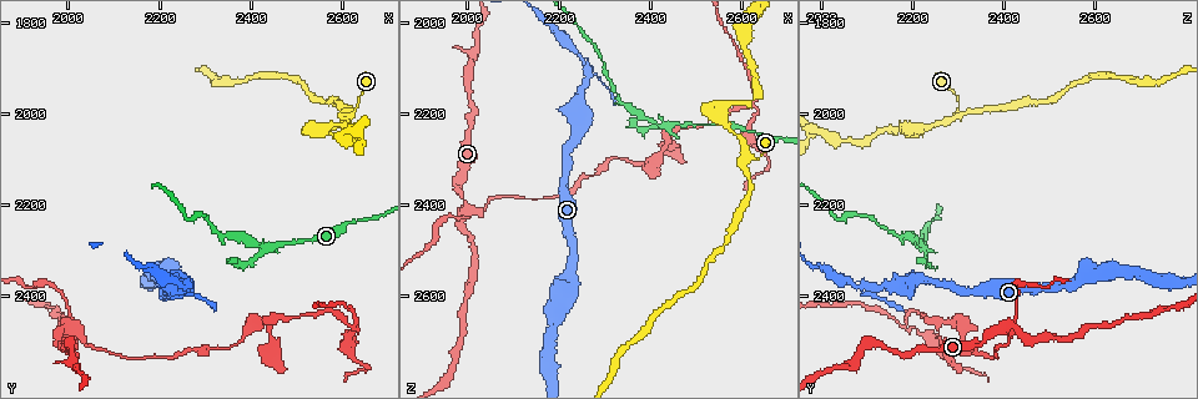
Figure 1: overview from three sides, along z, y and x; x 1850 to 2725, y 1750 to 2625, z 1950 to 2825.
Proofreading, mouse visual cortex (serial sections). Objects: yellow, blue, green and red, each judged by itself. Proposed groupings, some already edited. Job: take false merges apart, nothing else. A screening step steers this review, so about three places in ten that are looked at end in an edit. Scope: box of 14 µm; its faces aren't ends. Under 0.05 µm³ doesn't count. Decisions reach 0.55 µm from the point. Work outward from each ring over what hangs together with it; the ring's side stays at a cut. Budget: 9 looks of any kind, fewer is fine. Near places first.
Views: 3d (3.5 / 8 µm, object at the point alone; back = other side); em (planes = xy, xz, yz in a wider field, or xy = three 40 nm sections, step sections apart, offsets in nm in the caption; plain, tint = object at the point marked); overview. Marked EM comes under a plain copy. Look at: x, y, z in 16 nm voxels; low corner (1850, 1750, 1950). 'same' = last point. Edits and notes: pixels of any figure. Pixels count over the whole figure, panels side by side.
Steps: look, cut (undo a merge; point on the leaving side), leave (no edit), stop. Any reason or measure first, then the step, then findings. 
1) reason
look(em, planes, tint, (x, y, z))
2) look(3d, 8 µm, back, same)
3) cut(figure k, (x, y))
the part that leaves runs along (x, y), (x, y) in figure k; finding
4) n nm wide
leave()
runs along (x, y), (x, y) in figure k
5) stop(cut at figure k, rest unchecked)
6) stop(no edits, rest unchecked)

side arm on a straight run
look(3d, 3.5 µm, (2615, 2005, 2305))

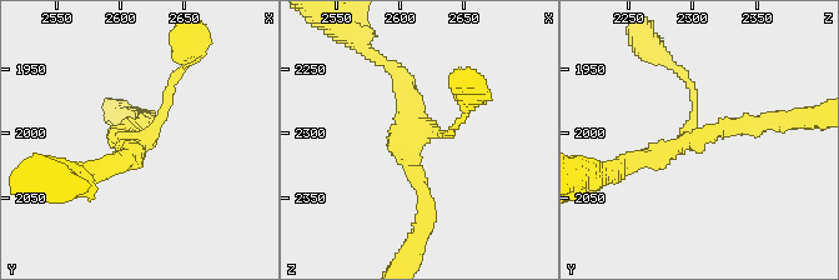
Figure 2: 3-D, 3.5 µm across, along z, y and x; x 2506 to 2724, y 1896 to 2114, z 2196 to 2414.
3 arms; arms of 100, 200, 200 nm
look(em, xy, step 2, tint, (2614, 2006, 2298))

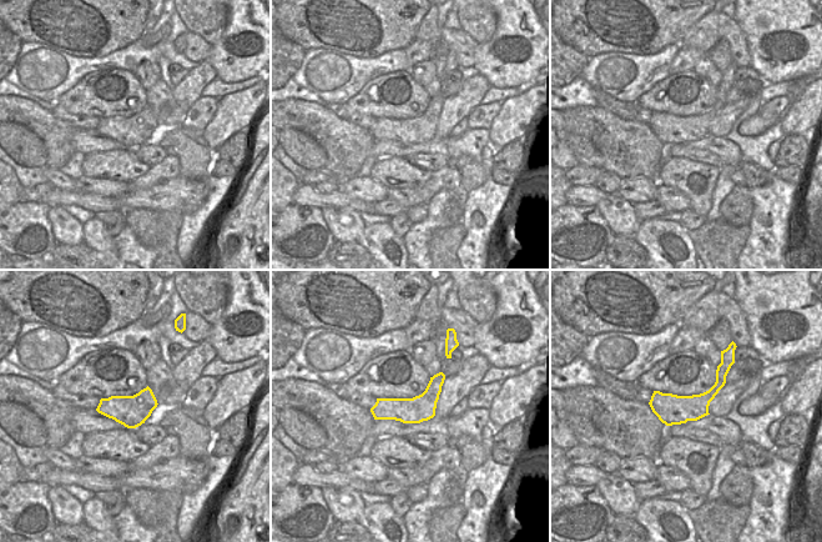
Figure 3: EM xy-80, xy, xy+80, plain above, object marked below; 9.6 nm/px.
leave()
runs along (180, 73), (156, 126), (103, 164) in figure 2; continuous, no second cell

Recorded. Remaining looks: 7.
sharp bend
look(3d, 3.5 µm, (2005, 2470, 2410))

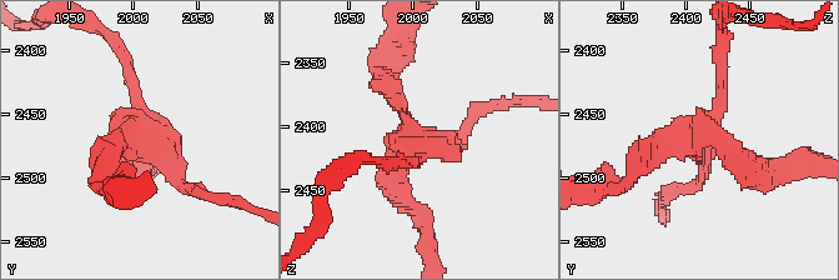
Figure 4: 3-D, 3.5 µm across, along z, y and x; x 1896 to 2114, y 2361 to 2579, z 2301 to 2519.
4 arms; arms of 150, 150, 250, 250 nm; need the tissue
look(em, xy, step 5, tint, (2002, 2470, 2410))

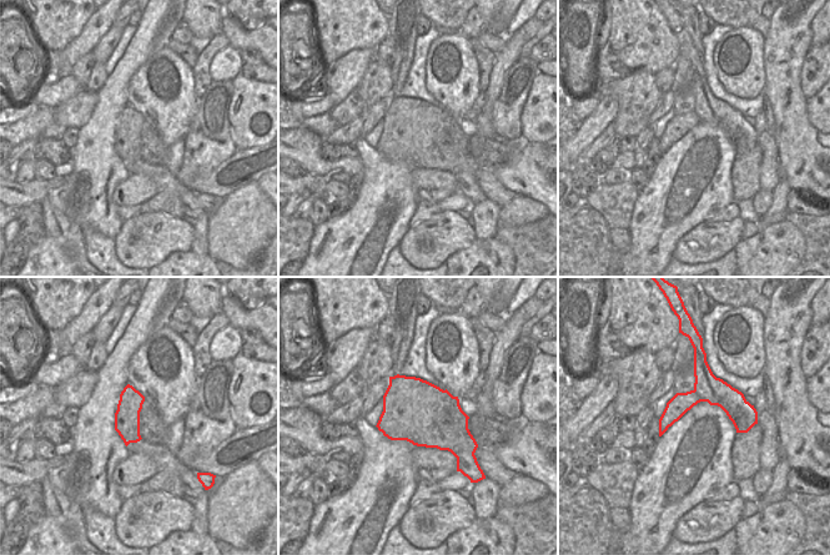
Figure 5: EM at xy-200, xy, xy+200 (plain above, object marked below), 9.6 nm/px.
600 nm wide
cut(figure 4, (179, 181))
the part that leaves runs along (142, 138), (185, 188), (220, 199) in figure 4; two cells meet here

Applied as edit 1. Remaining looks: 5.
look(overview)

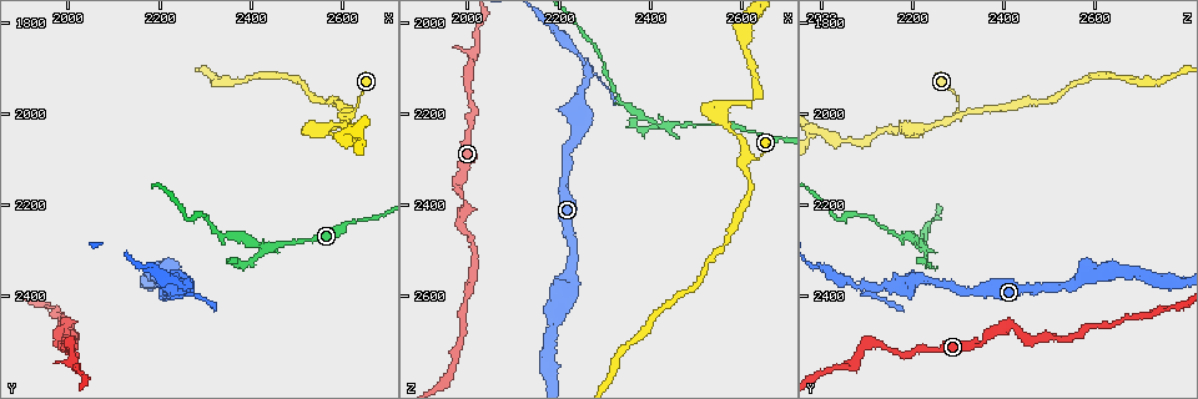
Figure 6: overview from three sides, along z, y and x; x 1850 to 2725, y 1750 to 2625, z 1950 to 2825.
branch point
look(3d, 3.5 µm, (2220, 2360, 2570))

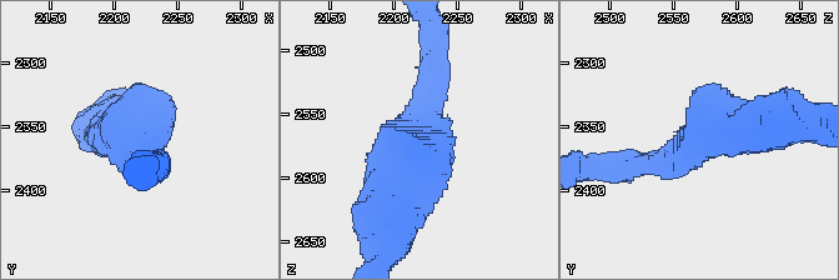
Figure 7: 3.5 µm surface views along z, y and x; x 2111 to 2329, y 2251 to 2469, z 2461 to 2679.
now the EM
look(em, xy, step 5, tint, (2214, 2364, 2572))

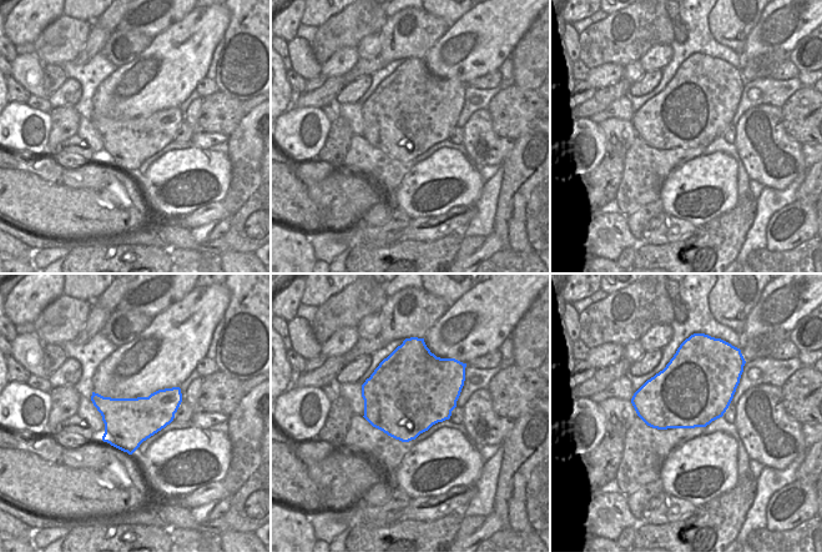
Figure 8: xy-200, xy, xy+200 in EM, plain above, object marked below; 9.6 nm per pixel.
800 nm wide
leave()
runs along (652, 163), (713, 129), (799, 121) in figure 7; all the same cell

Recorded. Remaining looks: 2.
arms part here
look(3d, 8 µm, (2430, 2290, 2225))

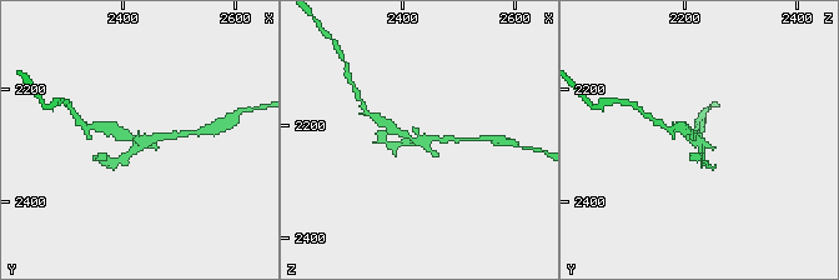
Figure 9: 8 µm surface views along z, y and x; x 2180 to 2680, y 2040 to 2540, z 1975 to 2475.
look(em, xy, step 3, tint, (2435, 2295, 2220))

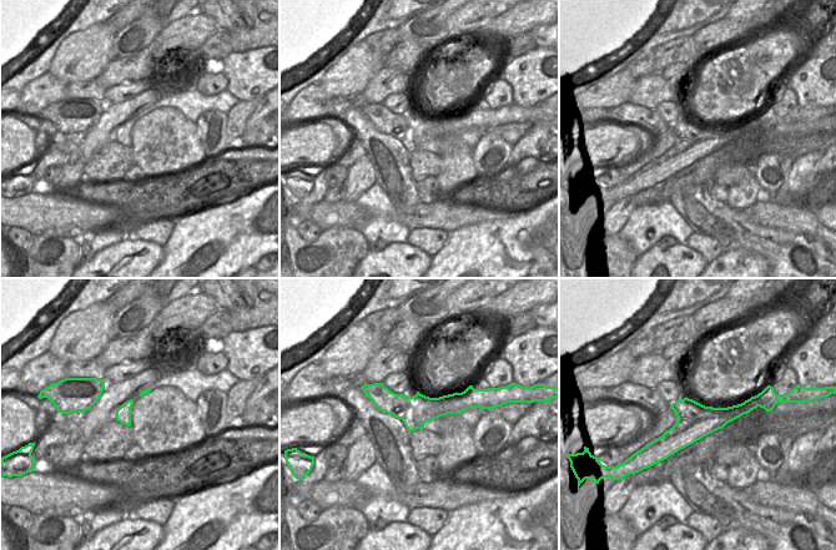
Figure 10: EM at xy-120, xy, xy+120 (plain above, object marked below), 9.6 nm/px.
300 nm wide
cut(figure 9, (116, 131))
the part that leaves runs along (132, 136), (111, 129), (91, 126) in figure 9; a second cell is stuck on

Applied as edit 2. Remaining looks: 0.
stop(cut at figure 4, cut at figure 9, rest unchecked)

